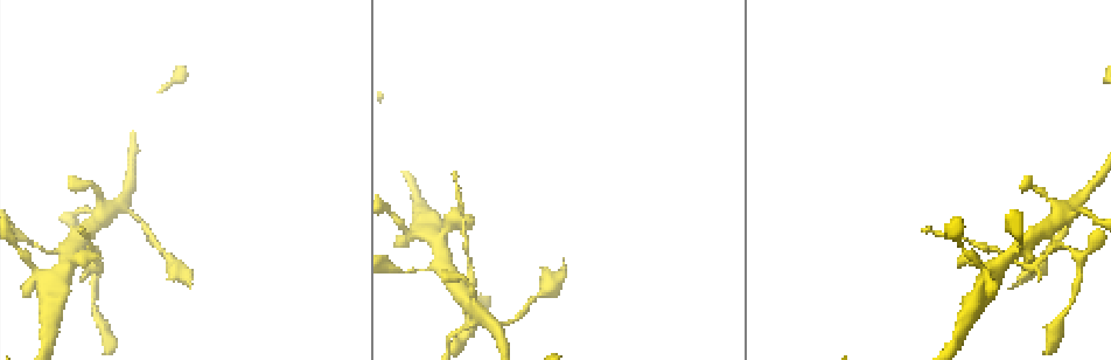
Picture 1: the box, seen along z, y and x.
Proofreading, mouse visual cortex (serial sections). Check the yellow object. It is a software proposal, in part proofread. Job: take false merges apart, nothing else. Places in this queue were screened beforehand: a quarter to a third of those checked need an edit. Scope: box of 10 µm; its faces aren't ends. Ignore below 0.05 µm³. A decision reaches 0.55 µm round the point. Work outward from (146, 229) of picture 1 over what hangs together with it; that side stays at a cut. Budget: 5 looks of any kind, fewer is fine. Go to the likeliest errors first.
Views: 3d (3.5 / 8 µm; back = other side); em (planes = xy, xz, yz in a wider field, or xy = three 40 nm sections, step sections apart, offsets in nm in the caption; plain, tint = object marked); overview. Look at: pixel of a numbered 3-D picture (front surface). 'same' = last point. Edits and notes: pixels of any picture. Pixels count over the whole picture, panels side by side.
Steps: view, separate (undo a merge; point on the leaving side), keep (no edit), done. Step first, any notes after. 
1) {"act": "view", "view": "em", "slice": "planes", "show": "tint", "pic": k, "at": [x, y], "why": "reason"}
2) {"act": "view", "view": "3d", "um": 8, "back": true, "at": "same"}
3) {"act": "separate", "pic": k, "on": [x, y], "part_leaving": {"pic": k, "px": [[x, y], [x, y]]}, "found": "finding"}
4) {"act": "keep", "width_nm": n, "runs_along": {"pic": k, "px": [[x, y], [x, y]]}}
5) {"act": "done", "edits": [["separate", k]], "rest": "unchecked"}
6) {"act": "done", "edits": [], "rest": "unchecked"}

{"act": "view", "view": "3d", "um": 3.5, "pic": 1, "at": [117, 208], "why": "abrupt turn"}

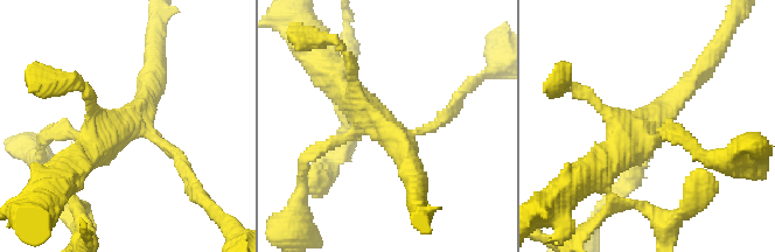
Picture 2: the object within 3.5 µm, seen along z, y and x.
{"act": "view", "view": "em", "slice": "planes", "show": "tint", "pic": 2, "at": [385, 127], "why": "need the tissue"}

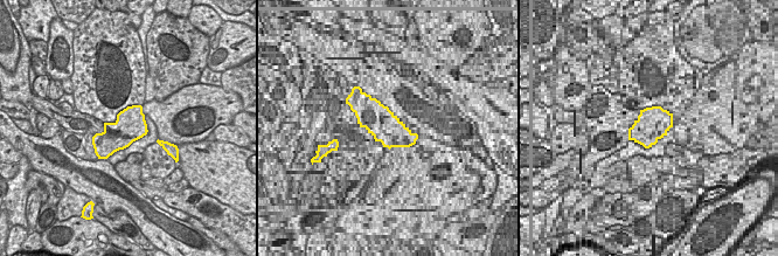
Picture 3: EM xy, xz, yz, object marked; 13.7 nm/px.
{"act": "view", "view": "em", "slice": "xy", "step": 3, "show": "tint", "at": "same", "why": "another direction"}

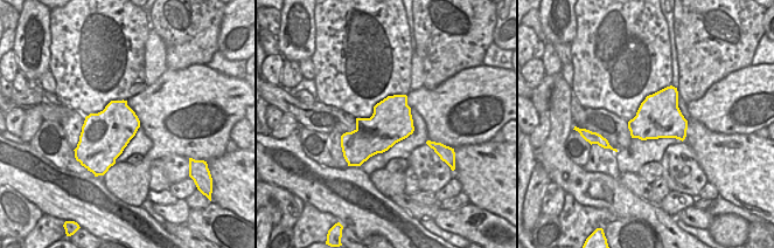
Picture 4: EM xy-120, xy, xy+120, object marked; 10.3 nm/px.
{"act": "keep", "runs_along": {"pic": 2, "px": [[446, 116], [392, 134], [335, 81]]}, "found": "continuous, no second cell"}

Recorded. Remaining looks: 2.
{"act": "view", "view": "em", "slice": "xy", "step": 3, "show": "tint", "pic": 1, "at": [1016, 250], "why": "arms part here"}

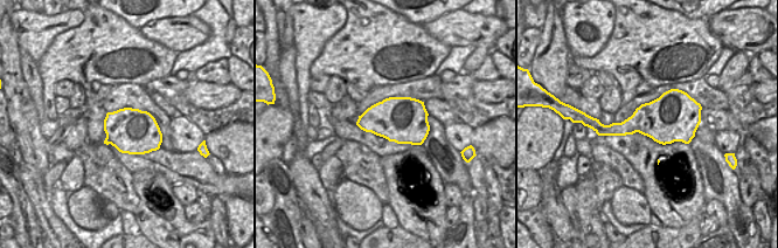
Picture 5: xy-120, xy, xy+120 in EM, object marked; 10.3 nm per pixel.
{"act": "view", "view": "3d", "um": 3.5, "back": true, "at": "same", "why": "wider look"}

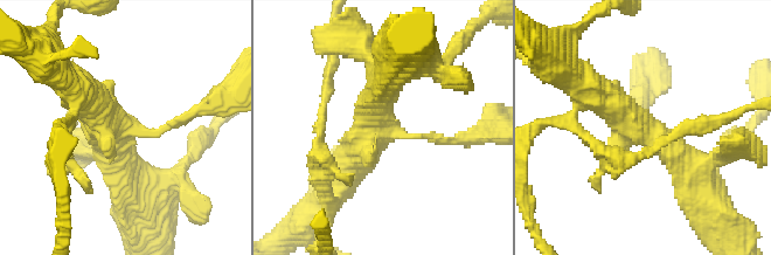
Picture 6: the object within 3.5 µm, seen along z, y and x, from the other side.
{"act": "keep", "arms": 3, "runs_along": {"pic": 6, "px": [[591, 90], [651, 130], [699, 180]]}, "found": "one cell here"}

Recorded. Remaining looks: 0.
{"act": "done", "edits": [], "rest": "unchecked"}

